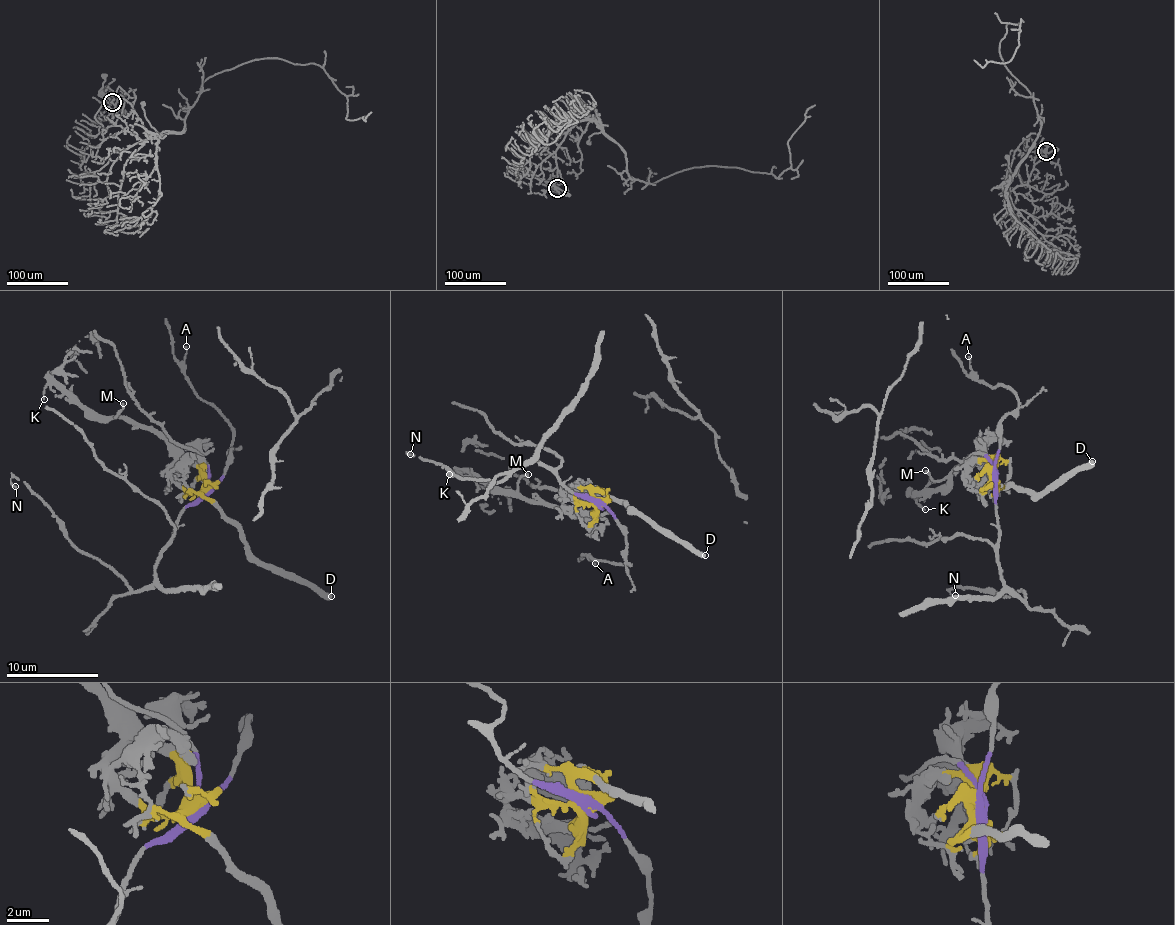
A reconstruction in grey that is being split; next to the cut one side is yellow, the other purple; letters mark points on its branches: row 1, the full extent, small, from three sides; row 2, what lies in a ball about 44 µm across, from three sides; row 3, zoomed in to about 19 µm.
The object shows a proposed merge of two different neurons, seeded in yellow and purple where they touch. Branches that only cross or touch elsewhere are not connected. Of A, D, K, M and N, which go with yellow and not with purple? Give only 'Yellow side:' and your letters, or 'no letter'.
Yellow side: D, K, M

